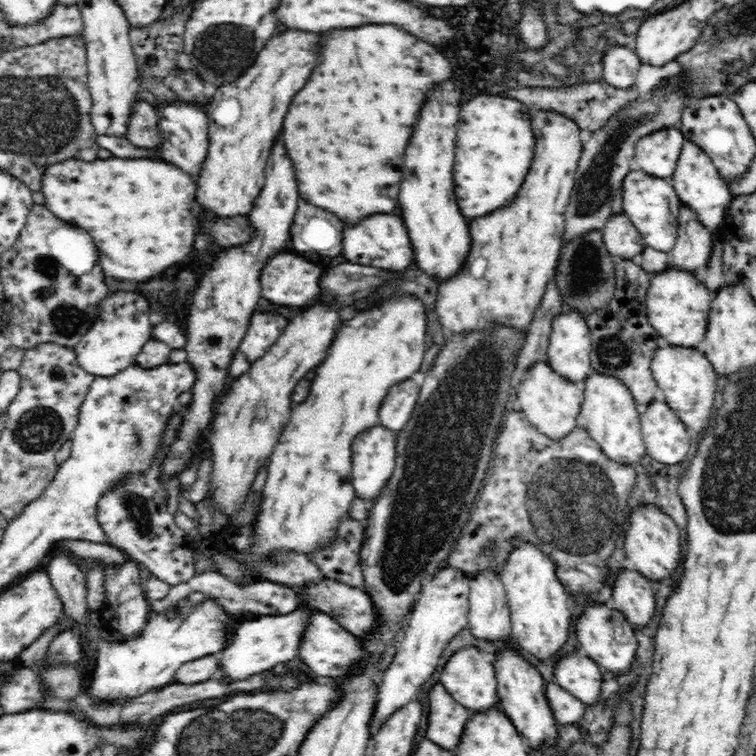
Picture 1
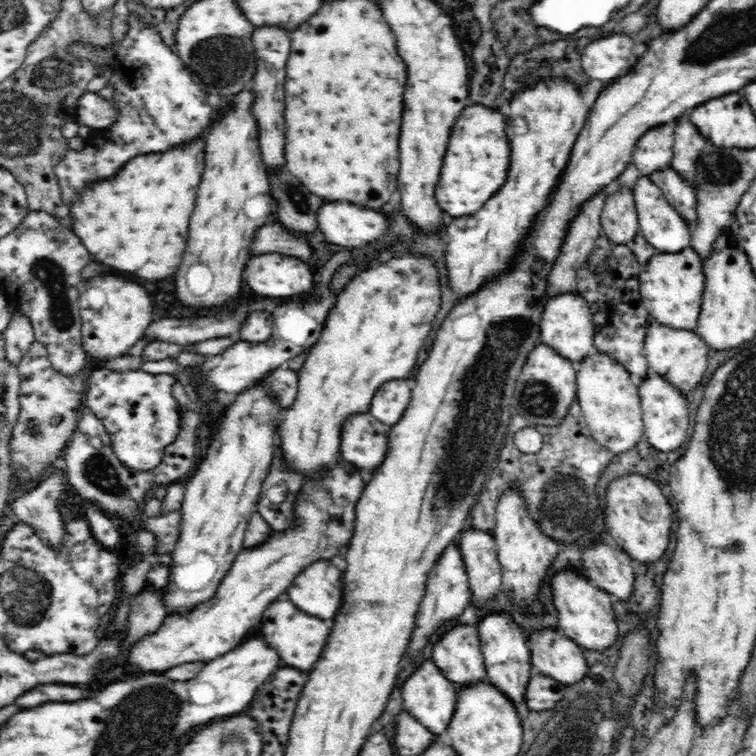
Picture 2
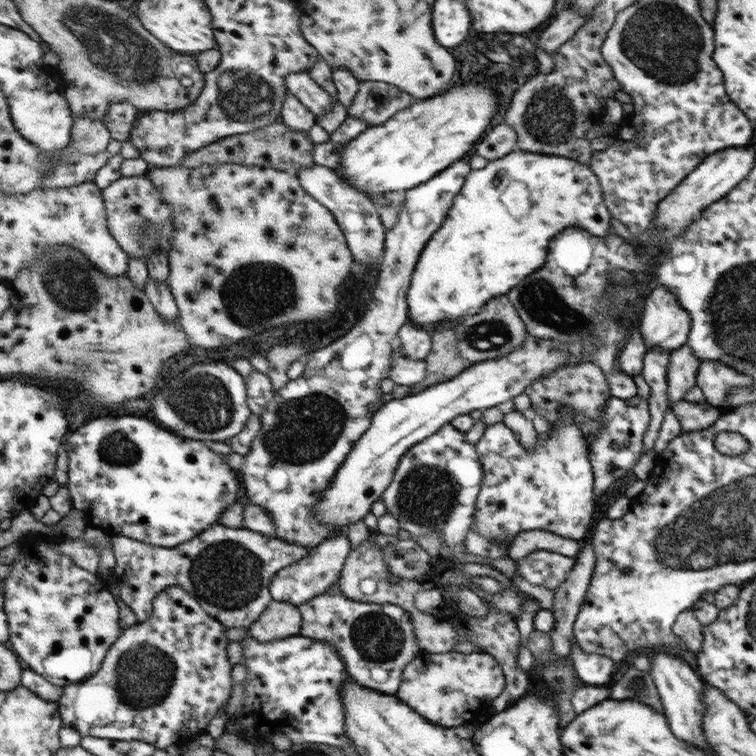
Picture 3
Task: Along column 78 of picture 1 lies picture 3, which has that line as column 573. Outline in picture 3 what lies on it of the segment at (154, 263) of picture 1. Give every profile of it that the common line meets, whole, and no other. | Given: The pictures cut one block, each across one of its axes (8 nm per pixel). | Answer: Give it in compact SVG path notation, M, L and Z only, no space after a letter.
M513 150L503 158L496 158L495 160L488 161L481 169L471 169L469 174L464 176L463 184L453 197L451 206L447 209L443 222L426 240L424 246L425 250L421 249L421 252L418 254L407 293L405 293L405 302L408 304L408 318L410 323L424 330L441 325L453 326L455 323L458 323L457 320L461 320L463 316L471 316L471 314L475 314L475 312L480 312L481 306L486 304L491 299L491 296L498 297L505 295L513 286L519 285L519 280L523 280L525 276L529 276L531 272L535 272L537 268L541 268L541 266L545 264L545 246L549 244L549 240L551 240L557 232L561 232L563 228L569 228L569 226L575 224L575 226L579 226L581 230L589 232L591 236L601 238L613 232L611 225L609 225L611 217L612 215L608 207L604 205L603 190L600 186L599 179L593 174L592 169L588 165L581 164L573 159L565 158L561 155L544 155Z

